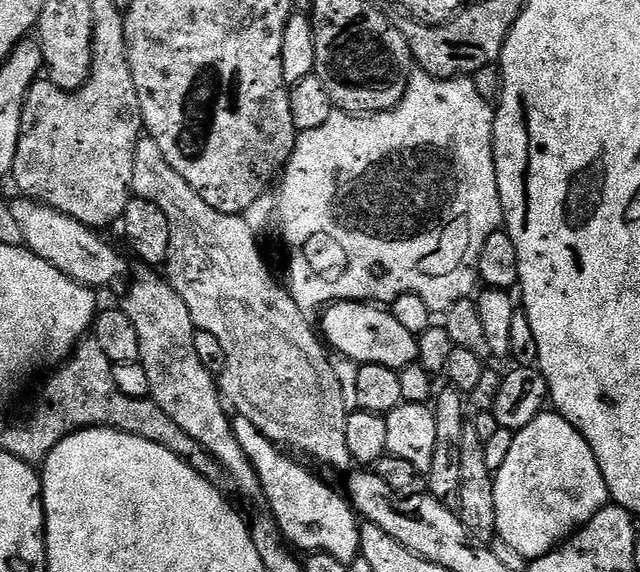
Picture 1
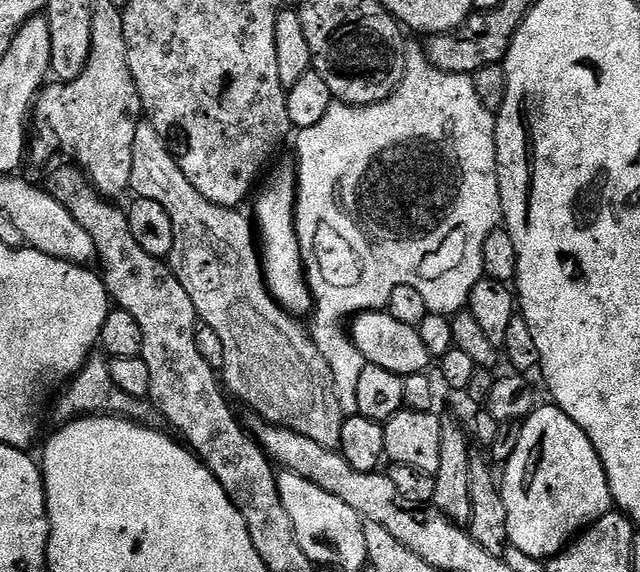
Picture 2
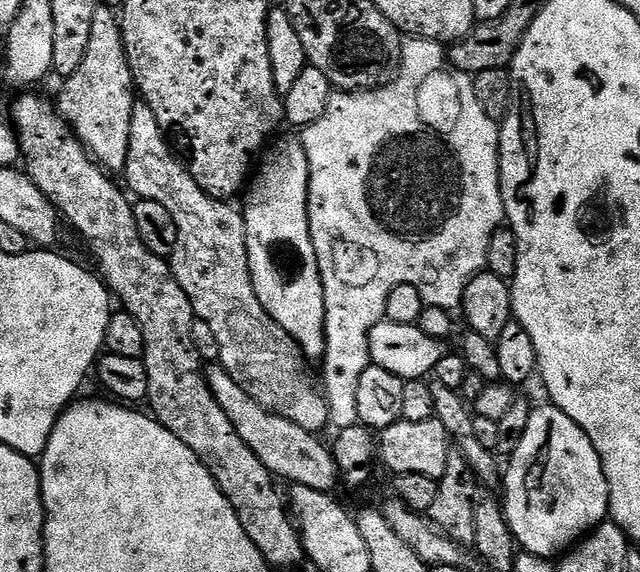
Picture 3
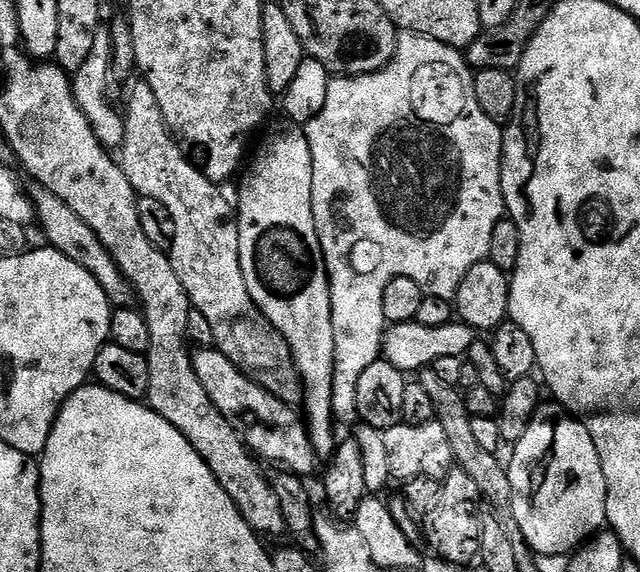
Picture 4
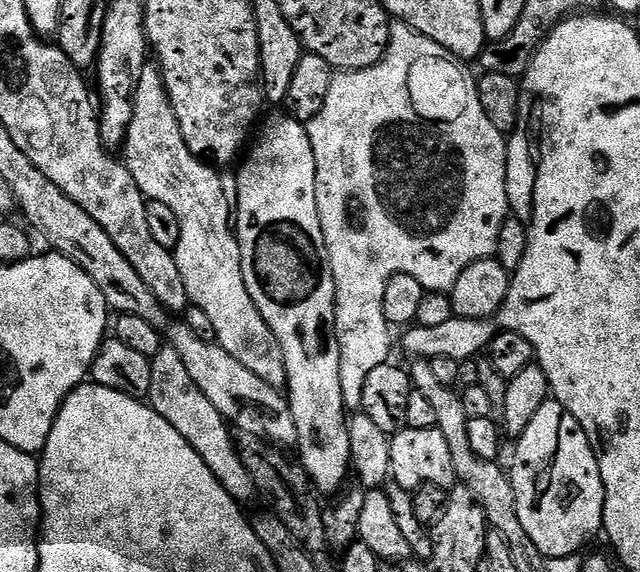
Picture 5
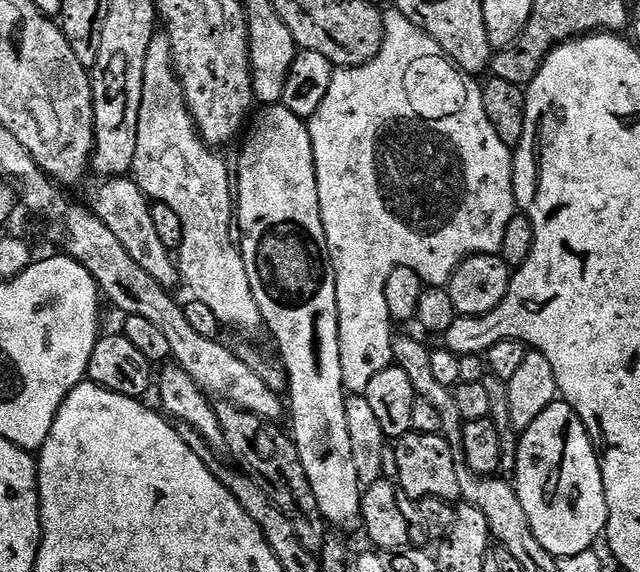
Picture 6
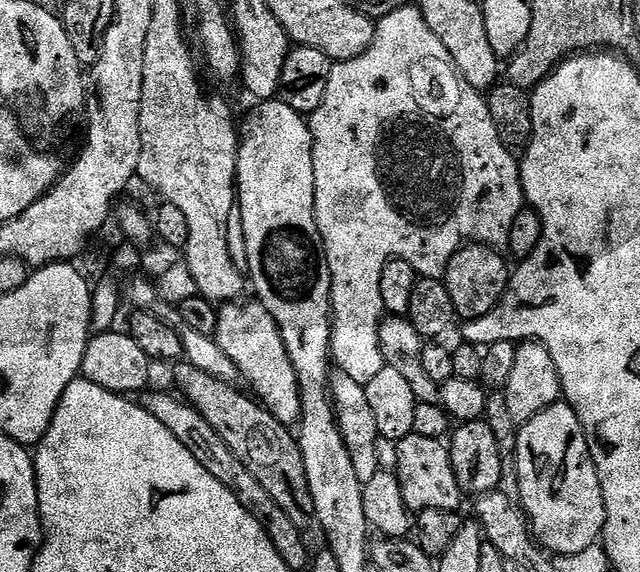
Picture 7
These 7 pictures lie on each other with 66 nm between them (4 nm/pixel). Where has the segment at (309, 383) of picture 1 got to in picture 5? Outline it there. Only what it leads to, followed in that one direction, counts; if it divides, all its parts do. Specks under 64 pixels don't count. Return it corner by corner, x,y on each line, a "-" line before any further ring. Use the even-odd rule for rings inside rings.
155,63
144,65
142,74
138,78
138,90
134,102
134,118
128,127
128,137
122,145
122,162
134,174
134,182
144,191
148,200
166,202
174,214
178,214
178,226
182,226
182,238
174,249
176,265
182,274
182,282
186,282
186,294
195,307
202,309
210,317
214,325
215,343
226,350
226,354
234,354
246,370
258,374
262,382
270,386
283,389
288,382
286,362
282,354
282,346
278,338
266,326
258,306
254,306
254,298
250,298
250,290
246,290
246,278
242,278
242,254
240,244
236,240
234,231
234,208
224,197
224,184
211,163
195,156
186,146
182,138
182,130
178,126
178,118
172,109
164,79
160,76
160,69

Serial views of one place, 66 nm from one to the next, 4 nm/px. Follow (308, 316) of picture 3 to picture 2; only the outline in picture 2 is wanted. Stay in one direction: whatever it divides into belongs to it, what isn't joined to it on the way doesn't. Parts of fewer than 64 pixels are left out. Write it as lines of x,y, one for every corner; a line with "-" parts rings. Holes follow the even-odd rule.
288,159
274,168
267,173
268,181
266,176
254,196
254,228
258,233
260,266
264,269
264,281
272,297
293,316
304,318
313,311
314,301
304,273
304,259
296,233
296,166

